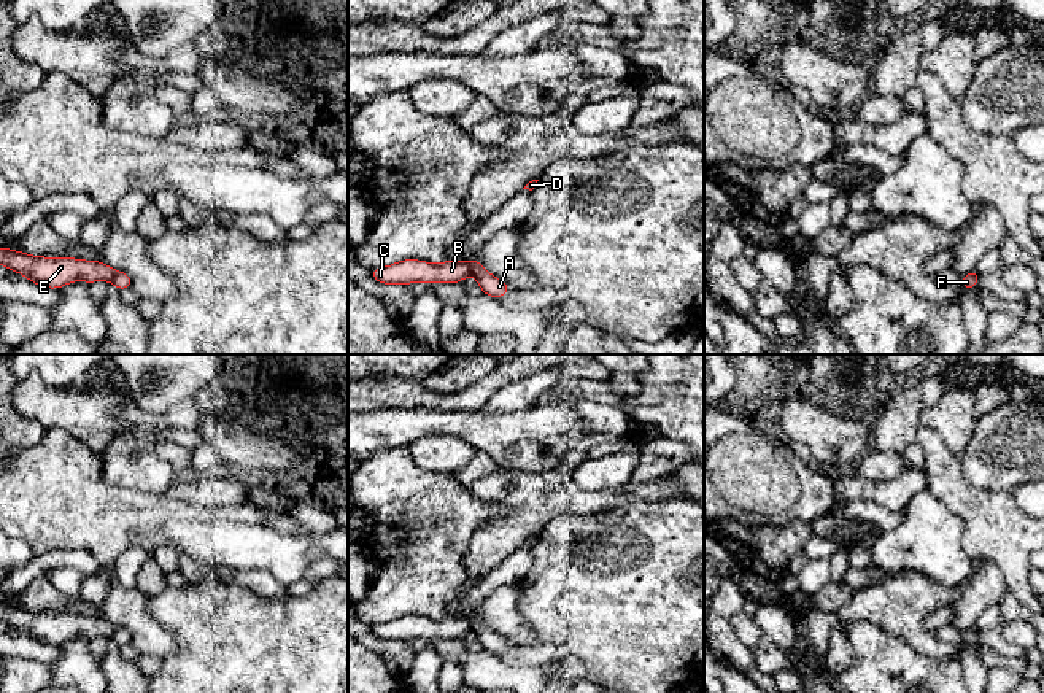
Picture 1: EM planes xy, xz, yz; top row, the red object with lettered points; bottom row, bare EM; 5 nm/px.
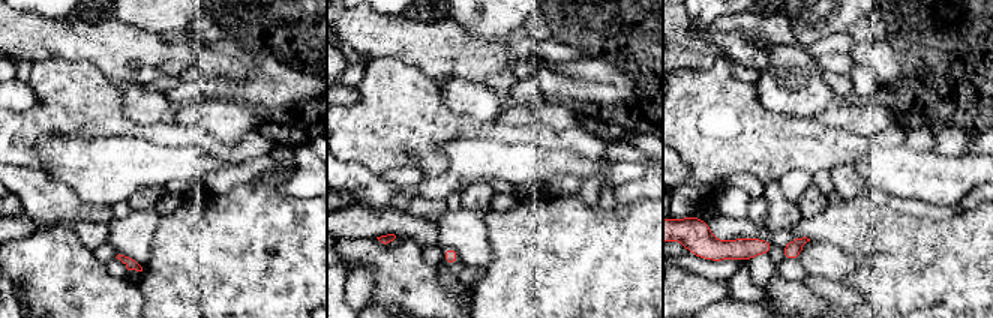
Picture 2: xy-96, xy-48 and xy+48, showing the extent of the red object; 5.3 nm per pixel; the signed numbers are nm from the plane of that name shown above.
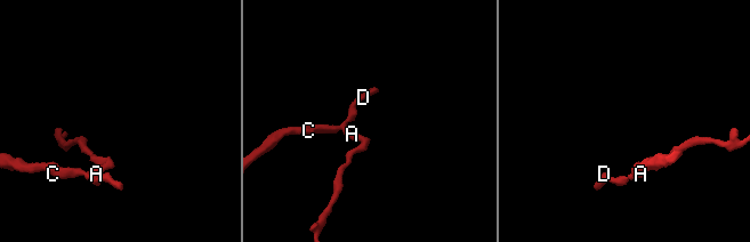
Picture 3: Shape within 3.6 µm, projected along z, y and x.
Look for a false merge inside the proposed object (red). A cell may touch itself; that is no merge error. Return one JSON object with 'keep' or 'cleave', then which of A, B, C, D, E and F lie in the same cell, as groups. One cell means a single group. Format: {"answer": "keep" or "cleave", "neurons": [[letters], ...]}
{"answer": "cleave", "neurons": [["A", "D", "F"], ["B", "C", "E"]]}

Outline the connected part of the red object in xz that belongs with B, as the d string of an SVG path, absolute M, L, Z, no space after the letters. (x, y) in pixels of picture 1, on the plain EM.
M404 615L392 621L370 625L370 633L383 641L459 639L470 631L469 618L447 615L442 620Z

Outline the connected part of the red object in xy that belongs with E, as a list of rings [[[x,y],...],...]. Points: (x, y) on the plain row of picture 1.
[[[0,604],[0,620],[49,645],[62,644],[76,636],[84,636],[87,641],[99,636],[110,639],[116,629],[113,623],[102,617],[29,612],[10,604]]]

